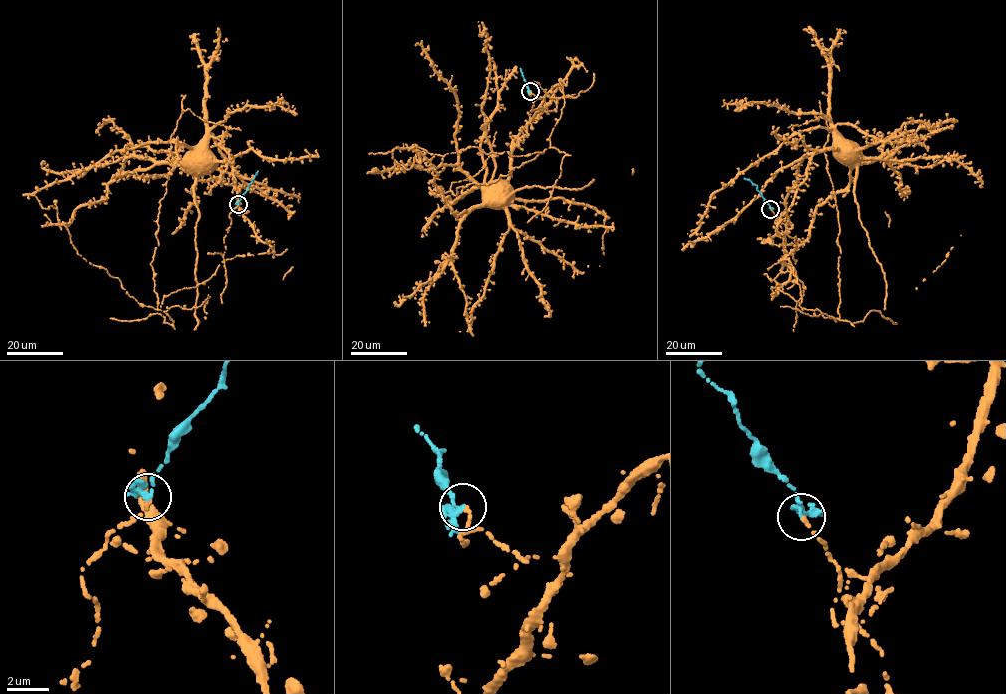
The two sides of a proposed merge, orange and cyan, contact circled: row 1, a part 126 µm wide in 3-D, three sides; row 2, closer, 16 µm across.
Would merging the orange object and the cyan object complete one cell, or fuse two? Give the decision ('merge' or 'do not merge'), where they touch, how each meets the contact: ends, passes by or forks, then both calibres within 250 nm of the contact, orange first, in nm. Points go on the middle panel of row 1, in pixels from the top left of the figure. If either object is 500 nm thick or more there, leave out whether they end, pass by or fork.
merge; place (530, 91); orange ends; cyan passes by; calibres 180 and 240 nm

